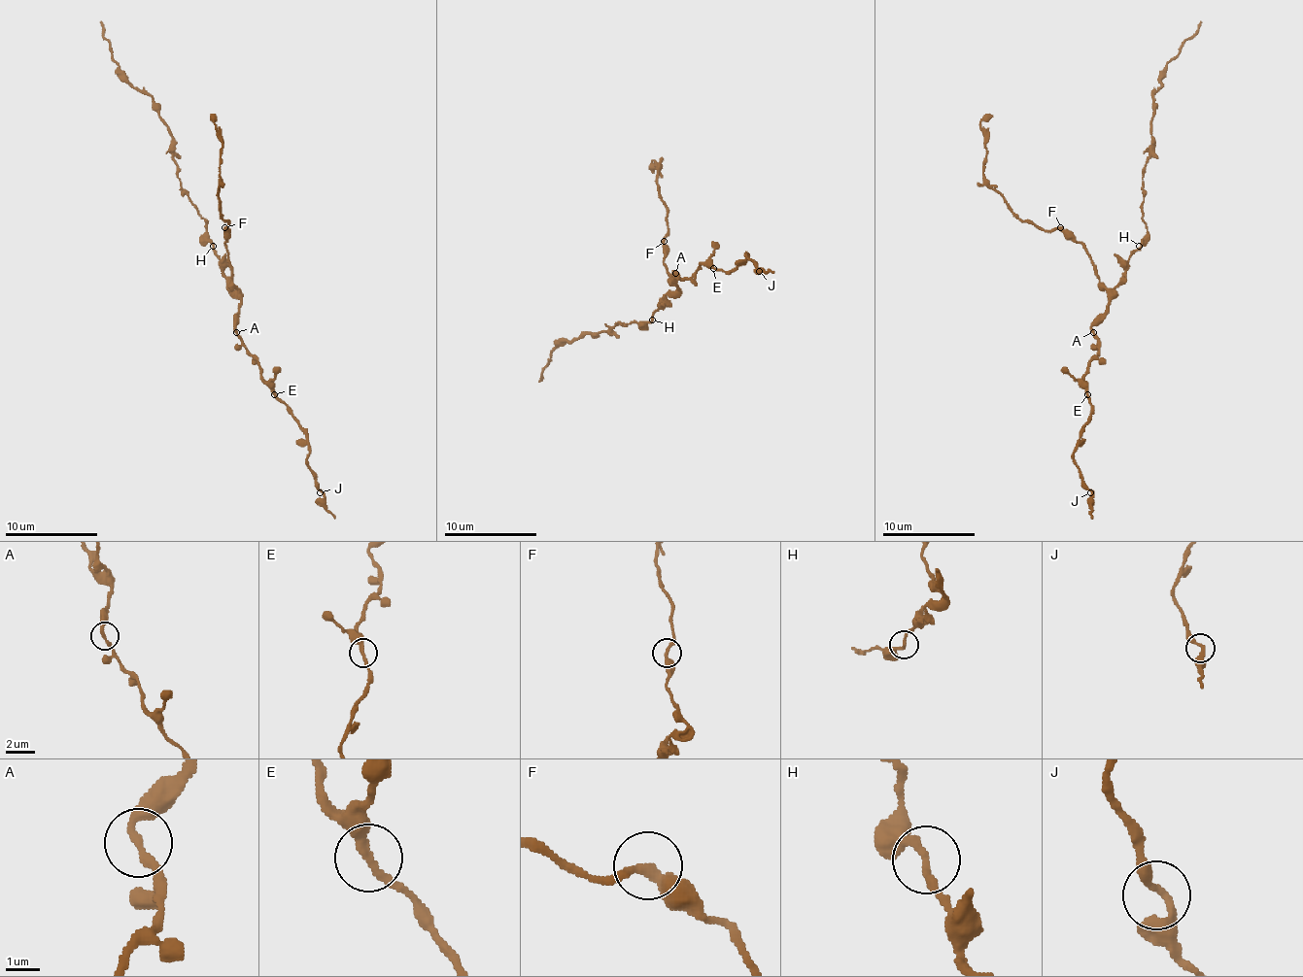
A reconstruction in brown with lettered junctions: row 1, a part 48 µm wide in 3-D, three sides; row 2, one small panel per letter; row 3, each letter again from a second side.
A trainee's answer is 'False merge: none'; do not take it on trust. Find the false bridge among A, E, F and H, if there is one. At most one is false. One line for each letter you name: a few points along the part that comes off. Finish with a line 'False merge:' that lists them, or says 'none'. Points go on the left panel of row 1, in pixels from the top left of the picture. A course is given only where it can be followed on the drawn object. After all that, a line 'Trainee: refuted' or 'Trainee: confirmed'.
False merge: none
Trainee: confirmed

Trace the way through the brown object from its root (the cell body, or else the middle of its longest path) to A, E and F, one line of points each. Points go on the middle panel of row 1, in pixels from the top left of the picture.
A: (659, 308), (668, 296), (680, 289), (675, 283), (675, 273)
E: (659, 308), (668, 296), (680, 289), (675, 283), (675, 271), (680, 278), (689, 278), (702, 264), (712, 268)
F: (659, 308), (666, 296), (677, 289), (666, 271), (664, 241)

